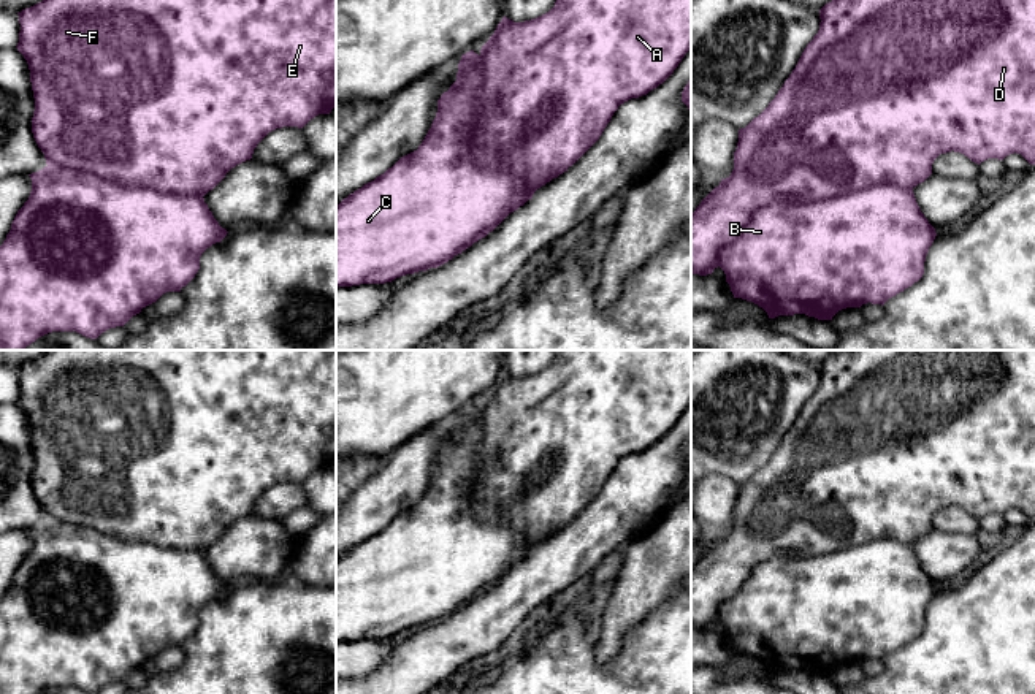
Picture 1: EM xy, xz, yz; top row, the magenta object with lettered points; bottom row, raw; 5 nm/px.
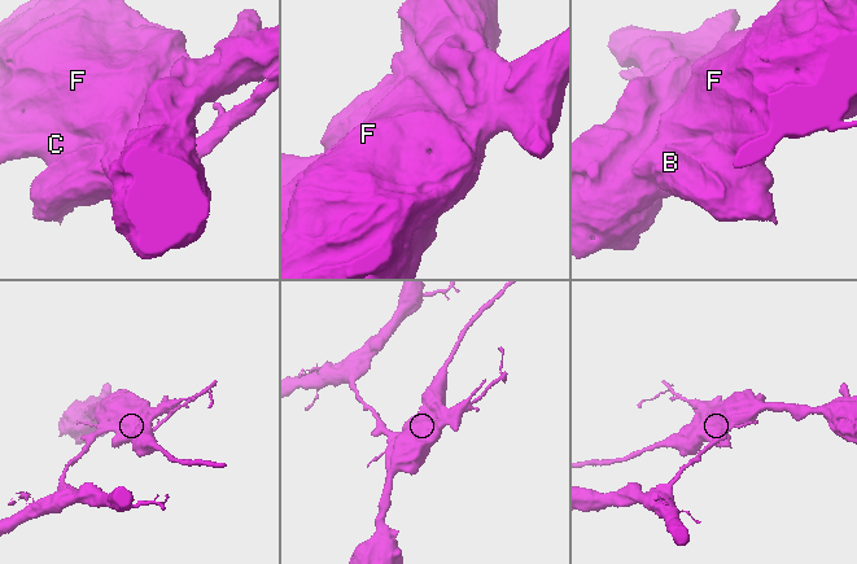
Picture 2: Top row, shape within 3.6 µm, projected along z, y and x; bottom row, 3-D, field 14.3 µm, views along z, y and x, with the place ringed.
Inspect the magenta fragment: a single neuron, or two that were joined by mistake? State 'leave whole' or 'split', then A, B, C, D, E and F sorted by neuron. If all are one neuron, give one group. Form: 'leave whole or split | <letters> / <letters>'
split | A D E F / B C

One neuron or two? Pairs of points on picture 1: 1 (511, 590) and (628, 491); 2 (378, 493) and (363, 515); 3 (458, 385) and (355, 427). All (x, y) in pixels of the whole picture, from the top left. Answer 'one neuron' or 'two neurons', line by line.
1: one neuron
2: one neuron
3: one neuron

